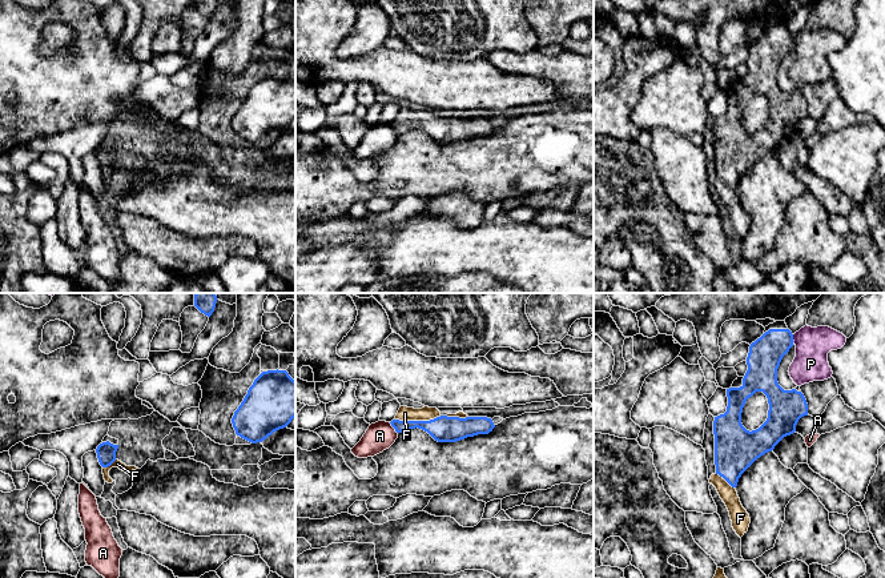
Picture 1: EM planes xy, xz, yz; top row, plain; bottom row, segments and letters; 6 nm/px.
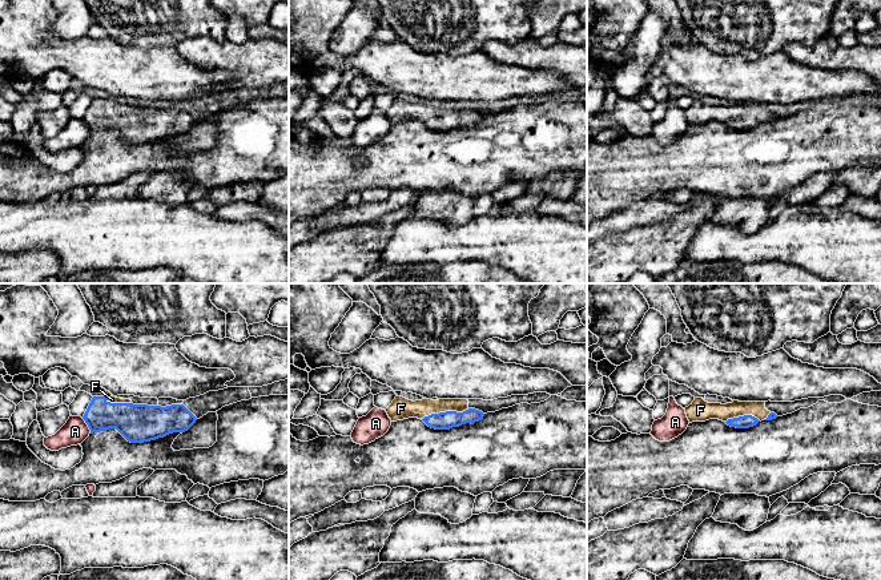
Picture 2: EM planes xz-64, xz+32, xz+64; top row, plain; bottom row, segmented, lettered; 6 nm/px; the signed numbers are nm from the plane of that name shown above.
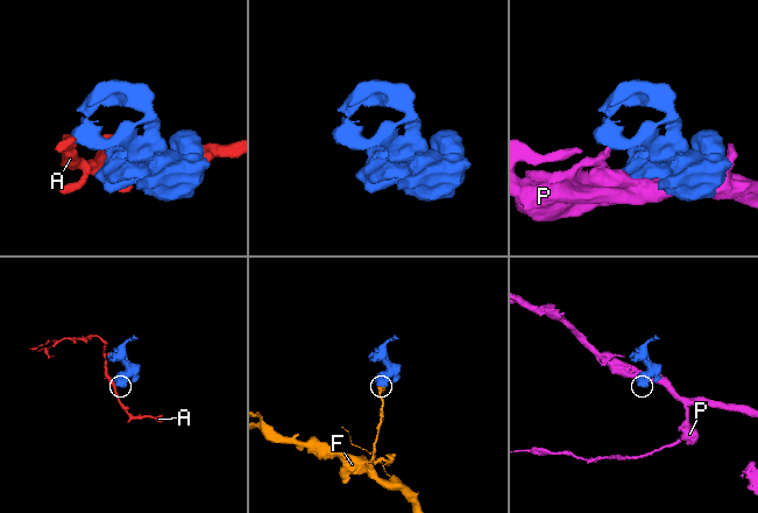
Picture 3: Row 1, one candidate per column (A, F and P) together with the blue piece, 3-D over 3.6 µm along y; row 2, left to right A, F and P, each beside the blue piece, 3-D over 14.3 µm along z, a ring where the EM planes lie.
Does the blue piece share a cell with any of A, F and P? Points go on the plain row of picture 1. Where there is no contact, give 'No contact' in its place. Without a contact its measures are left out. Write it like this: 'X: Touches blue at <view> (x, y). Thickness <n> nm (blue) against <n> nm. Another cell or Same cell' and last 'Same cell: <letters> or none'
A: Touches blue at xz (393, 128). Thickness 100 nm (blue) against 170 nm. Another cell
F: Touches blue at xz (417, 123). Thickness 160 nm (blue) against 90 nm. Same cell
P: Touches blue at yz (792, 40). Thickness 200 nm (blue) against 220 nm. Another cell
Same cell: F

